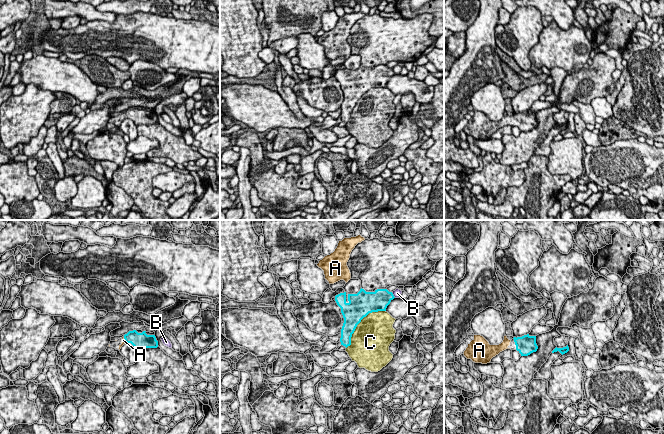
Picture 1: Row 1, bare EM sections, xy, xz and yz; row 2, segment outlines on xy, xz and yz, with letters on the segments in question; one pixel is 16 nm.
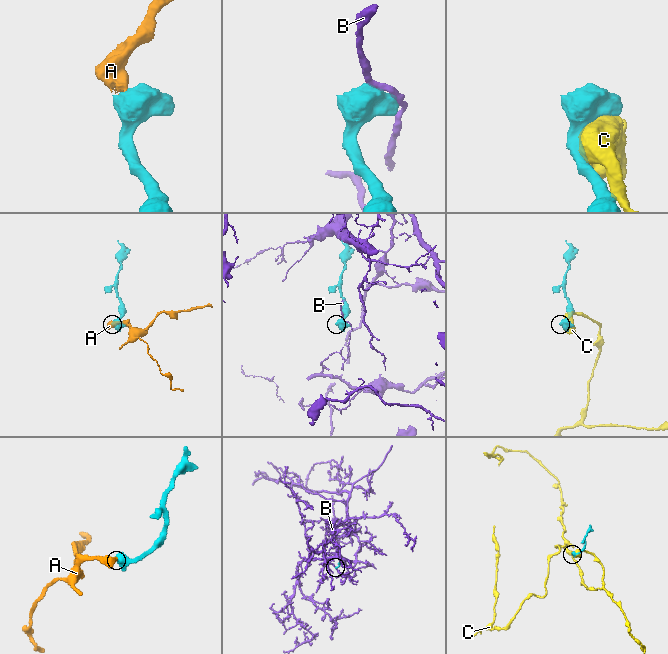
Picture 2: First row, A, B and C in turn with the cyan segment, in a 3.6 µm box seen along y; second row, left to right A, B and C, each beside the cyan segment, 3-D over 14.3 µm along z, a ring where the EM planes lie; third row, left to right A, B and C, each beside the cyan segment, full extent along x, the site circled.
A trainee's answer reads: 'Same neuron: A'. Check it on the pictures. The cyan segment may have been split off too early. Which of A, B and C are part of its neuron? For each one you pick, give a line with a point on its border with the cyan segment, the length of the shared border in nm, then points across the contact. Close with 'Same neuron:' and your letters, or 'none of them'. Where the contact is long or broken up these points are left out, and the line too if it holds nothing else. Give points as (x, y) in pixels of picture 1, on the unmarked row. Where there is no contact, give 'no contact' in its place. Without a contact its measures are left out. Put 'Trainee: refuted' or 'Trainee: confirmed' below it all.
A: xy (125, 116) | 100 nm | across xy (139, 116), (125, 116), (123, 116)
Same neuron: A
Trainee: confirmed

